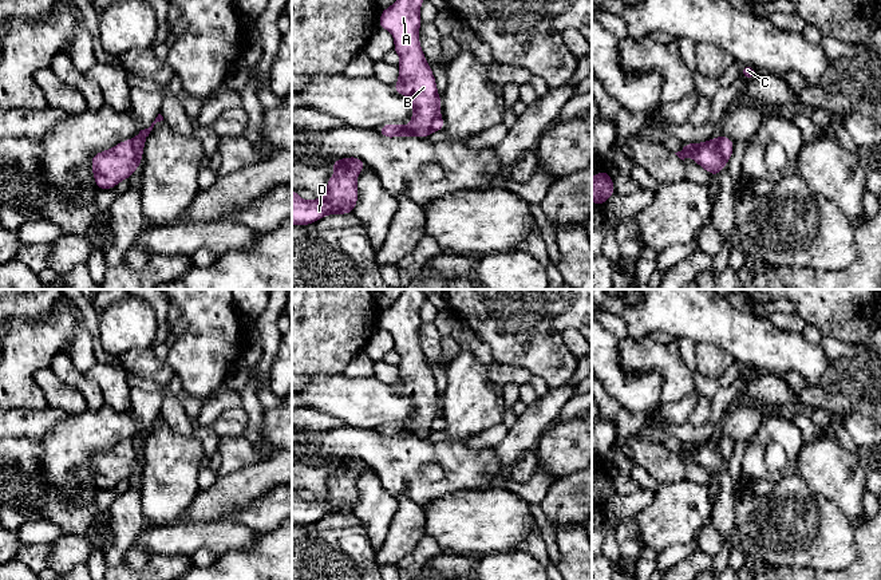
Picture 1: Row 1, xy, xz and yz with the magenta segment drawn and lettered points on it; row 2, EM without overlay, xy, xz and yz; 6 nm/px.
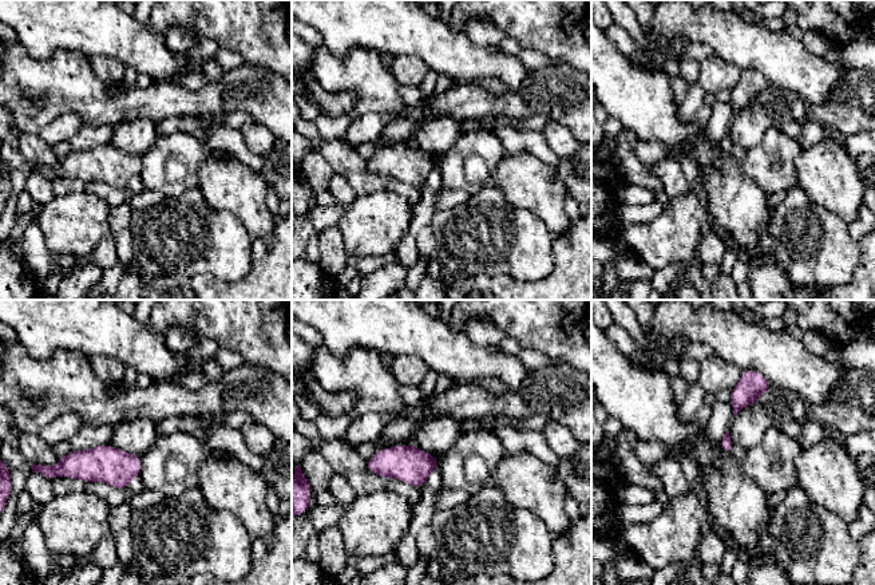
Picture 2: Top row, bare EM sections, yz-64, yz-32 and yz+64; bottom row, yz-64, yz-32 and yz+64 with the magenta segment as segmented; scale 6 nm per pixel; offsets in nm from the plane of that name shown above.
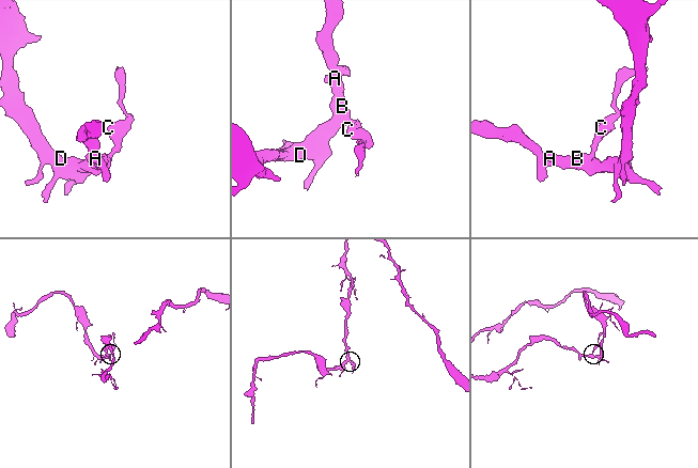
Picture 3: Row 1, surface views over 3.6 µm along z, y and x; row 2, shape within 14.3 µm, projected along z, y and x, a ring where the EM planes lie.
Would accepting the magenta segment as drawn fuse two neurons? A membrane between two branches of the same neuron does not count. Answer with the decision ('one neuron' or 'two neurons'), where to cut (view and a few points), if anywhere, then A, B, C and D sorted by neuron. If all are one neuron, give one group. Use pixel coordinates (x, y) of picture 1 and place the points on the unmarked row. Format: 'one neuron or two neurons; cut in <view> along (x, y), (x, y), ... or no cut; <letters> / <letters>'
two neurons; cut in yz along (716, 437), (726, 461); A B D / C

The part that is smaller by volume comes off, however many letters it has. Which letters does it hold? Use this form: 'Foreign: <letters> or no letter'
Foreign: C

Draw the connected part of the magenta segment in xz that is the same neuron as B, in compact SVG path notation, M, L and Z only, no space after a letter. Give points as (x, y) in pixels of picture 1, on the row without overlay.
M403 289L390 308L380 312L379 328L394 336L394 352L400 356L396 364L399 380L392 384L395 392L412 401L412 417L408 426L387 423L378 429L390 439L394 437L428 438L432 422L440 415L440 395L419 342L422 319L419 309L426 300L422 289Z

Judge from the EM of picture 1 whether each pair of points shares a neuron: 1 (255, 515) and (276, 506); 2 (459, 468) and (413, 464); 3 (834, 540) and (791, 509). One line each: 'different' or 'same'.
1: same
2: same
3: same

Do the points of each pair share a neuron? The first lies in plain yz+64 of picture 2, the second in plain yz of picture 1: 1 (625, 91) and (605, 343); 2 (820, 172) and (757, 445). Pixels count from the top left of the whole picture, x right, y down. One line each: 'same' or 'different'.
1: same
2: different

